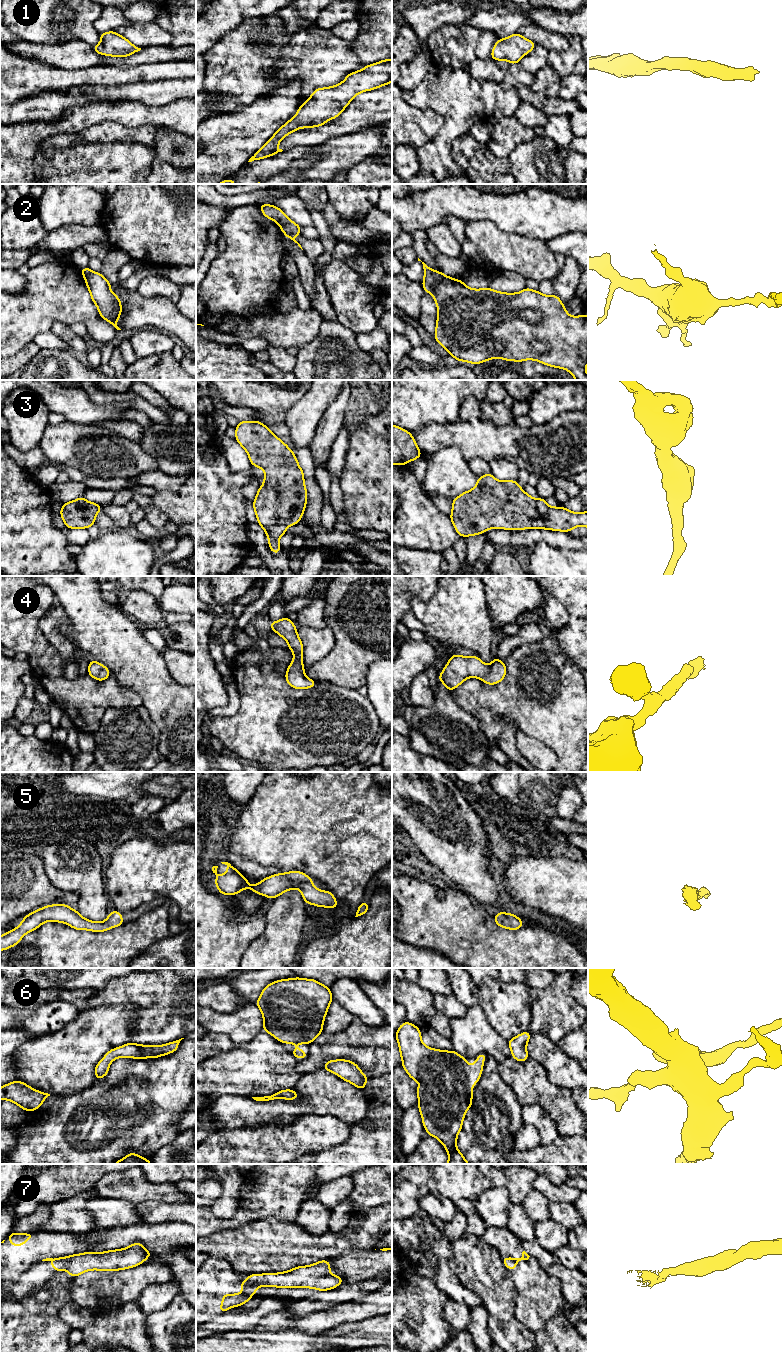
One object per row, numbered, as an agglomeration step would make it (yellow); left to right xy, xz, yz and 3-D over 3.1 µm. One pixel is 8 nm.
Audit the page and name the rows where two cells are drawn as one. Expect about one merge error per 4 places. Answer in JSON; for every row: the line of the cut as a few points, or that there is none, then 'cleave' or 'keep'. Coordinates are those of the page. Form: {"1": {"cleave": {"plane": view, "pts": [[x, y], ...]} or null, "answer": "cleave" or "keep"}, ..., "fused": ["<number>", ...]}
{"1": {"cleave": null, "answer": "keep"}, "2": {"cleave": null, "answer": "keep"}, "3": {"cleave": null, "answer": "keep"}, "4": {"cleave": null, "answer": "keep"}, "5": {"cleave": null, "answer": "keep"}, "6": {"cleave": null, "answer": "keep"}, "7": {"cleave": {"plane": "xz", "pts": [[246, 1280], [254, 1285]]}, "answer": "cleave"}, "fused": ["7"]}

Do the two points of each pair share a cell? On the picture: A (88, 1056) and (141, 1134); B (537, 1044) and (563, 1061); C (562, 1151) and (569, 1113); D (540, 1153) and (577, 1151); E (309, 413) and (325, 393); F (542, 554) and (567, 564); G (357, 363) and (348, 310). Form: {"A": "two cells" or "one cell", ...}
{"A": "two cells", "B": "one cell", "C": "two cells", "D": "one cell", "E": "one cell", "F": "one cell", "G": "two cells"}

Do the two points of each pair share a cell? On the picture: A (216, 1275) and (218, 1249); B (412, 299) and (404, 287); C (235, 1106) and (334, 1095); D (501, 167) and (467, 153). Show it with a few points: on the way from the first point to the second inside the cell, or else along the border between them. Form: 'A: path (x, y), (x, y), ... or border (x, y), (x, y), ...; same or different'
A: border (210, 1257), (225, 1260), (236, 1272); different
B: path (409, 296), (404, 290); same
C: path (260, 1110), (287, 1110), (297, 1106), (309, 1105); same
D: path (493, 167), (489, 167), (475, 155); same

